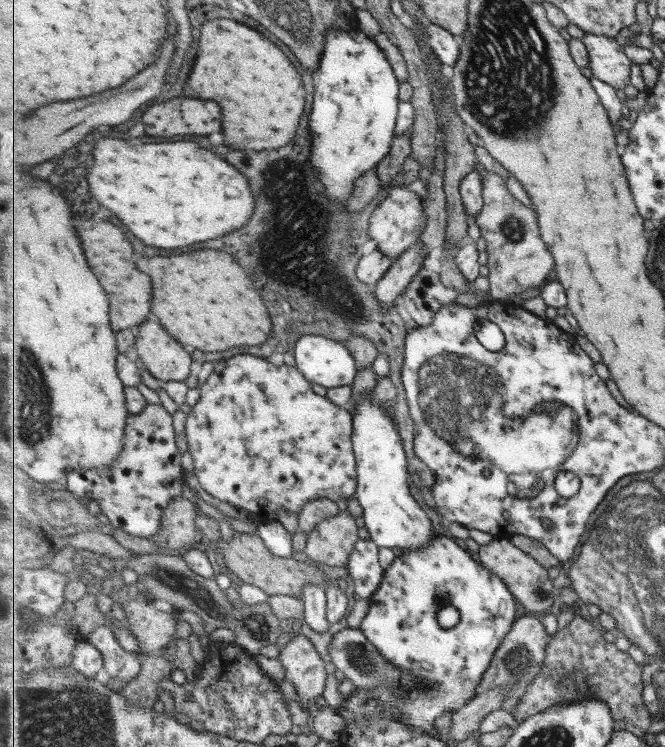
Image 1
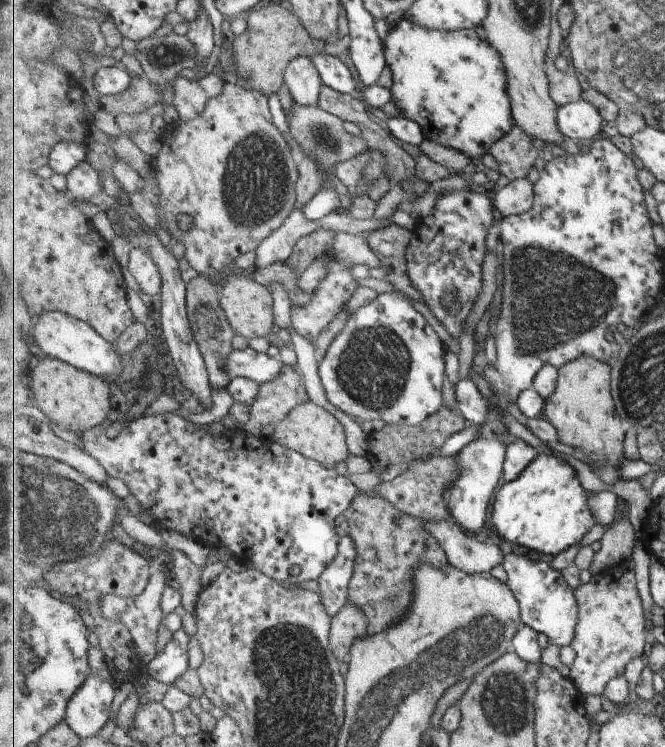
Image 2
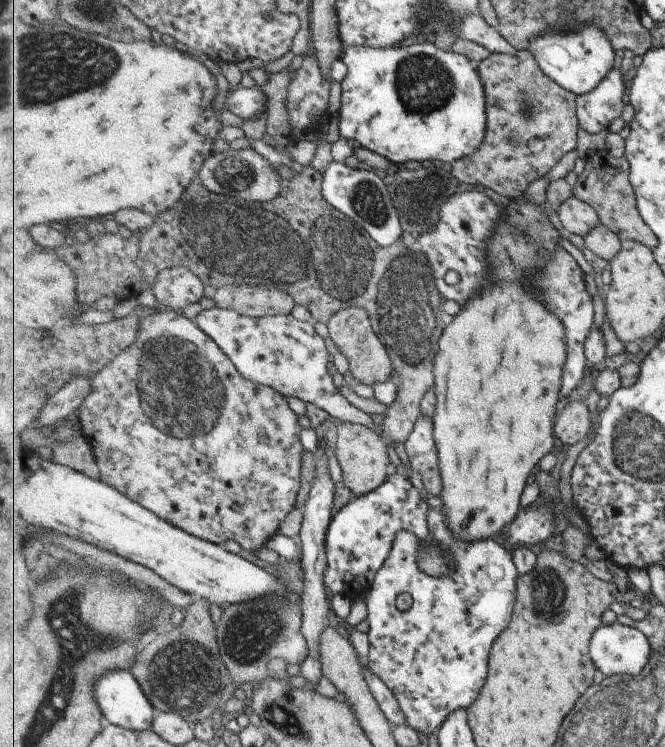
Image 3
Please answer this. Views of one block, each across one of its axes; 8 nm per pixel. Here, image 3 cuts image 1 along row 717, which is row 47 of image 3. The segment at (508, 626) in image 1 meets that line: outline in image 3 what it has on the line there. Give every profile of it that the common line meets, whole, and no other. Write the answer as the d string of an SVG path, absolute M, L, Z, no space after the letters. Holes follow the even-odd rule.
M433 43L410 46L347 46L340 60L348 69L341 82L339 137L386 156L399 167L405 162L422 164L454 162L471 156L485 140L487 132L487 93L478 64L452 48L443 50Z

